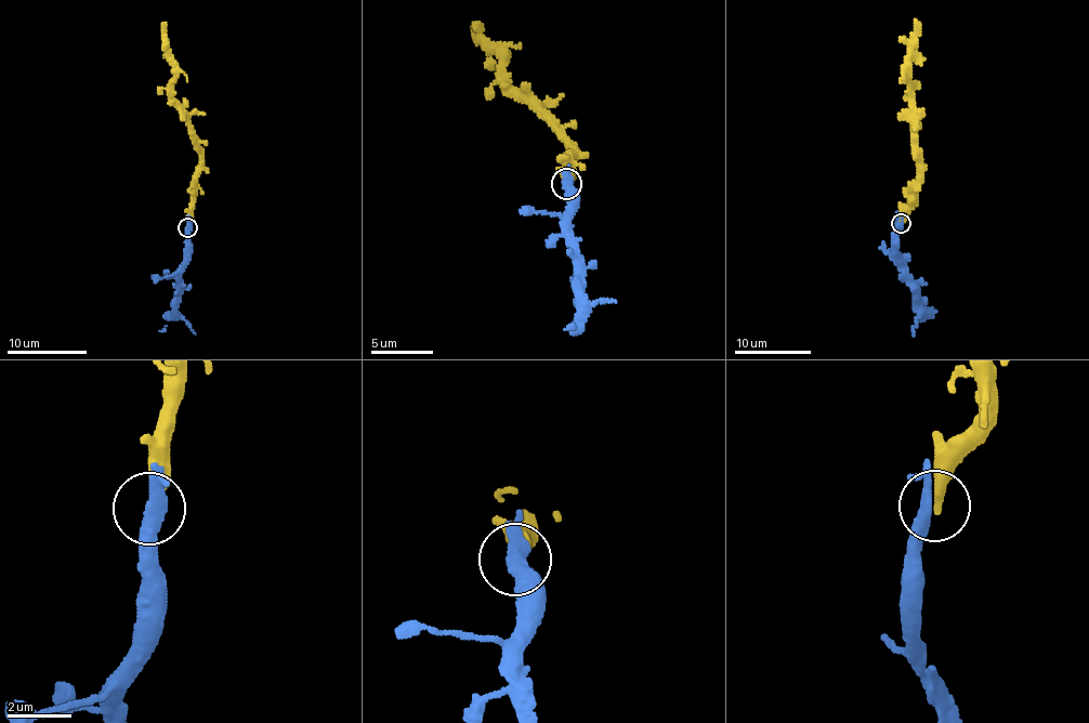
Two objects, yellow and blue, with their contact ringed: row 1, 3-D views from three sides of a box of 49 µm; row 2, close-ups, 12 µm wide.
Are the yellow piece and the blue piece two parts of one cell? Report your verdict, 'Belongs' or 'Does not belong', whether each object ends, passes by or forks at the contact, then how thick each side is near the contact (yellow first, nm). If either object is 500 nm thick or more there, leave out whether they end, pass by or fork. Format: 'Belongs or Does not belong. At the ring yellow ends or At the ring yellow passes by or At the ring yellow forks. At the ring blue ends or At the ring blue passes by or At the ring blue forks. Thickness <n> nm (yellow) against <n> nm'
Belongs. At the ring yellow ends. At the ring blue passes by. Thickness 280 nm (yellow) against 400 nm

